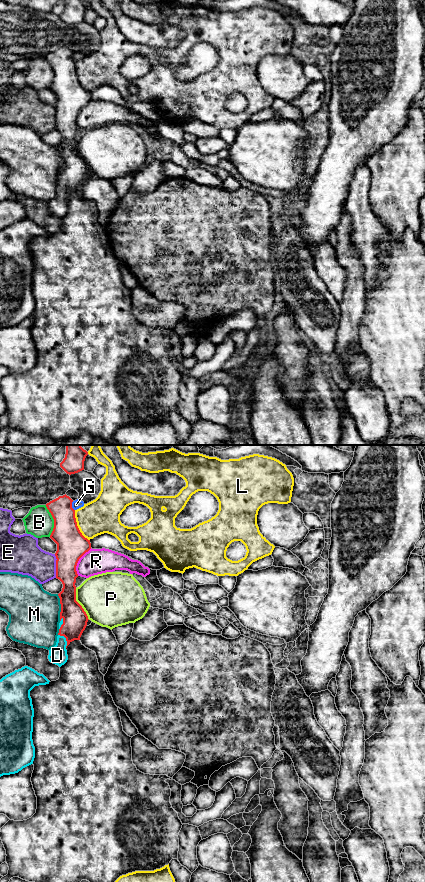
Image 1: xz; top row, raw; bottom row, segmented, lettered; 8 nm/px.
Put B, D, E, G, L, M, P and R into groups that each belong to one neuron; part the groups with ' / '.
B / D / E / G / L / M / P / R

